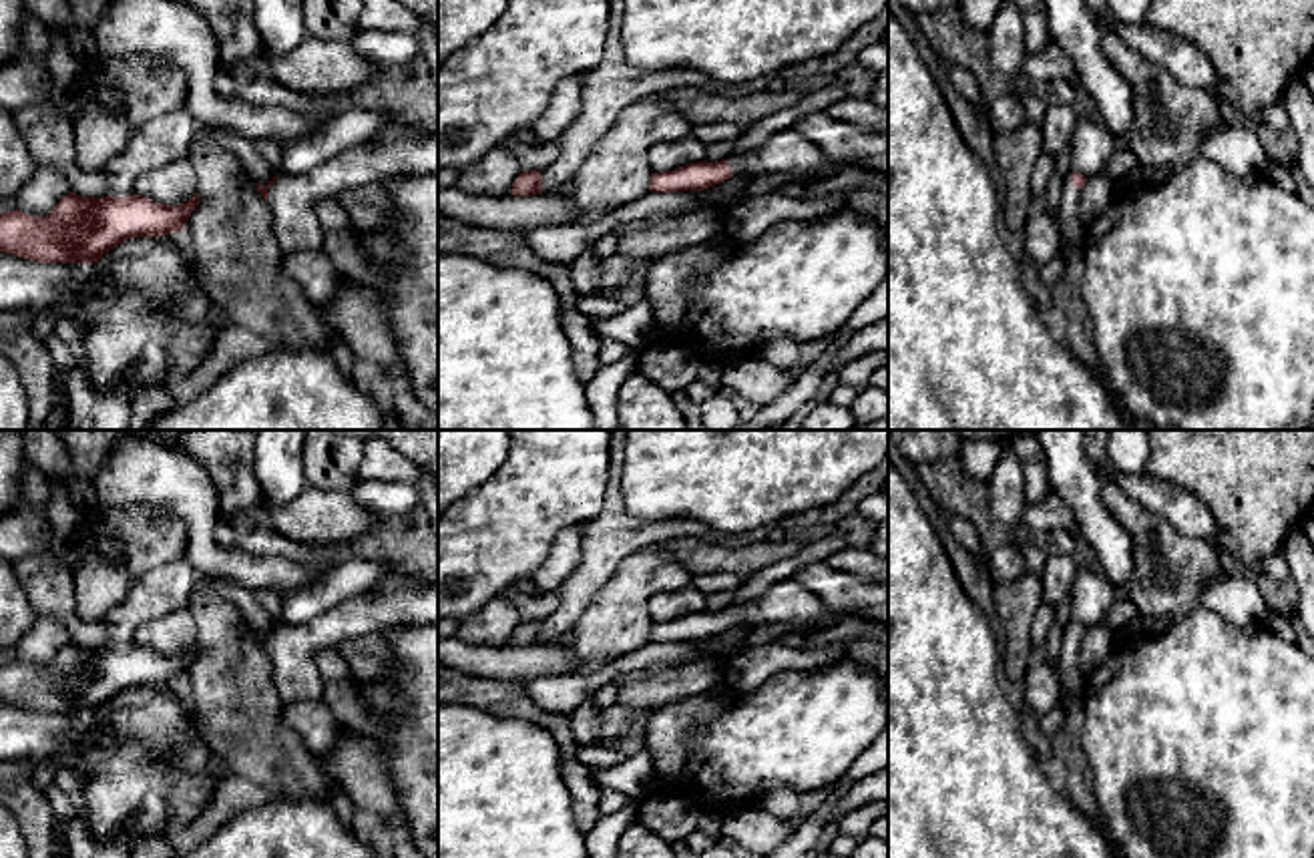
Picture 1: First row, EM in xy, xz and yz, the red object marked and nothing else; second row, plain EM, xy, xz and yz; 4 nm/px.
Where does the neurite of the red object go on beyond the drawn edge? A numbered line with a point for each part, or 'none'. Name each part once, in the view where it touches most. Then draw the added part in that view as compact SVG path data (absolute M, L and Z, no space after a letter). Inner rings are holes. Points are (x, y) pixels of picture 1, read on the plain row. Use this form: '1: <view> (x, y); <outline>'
1: xy (292, 650); M438 585L396 593L360 593L348 597L305 625L277 625L267 639L273 683L281 703L321 701L323 681L315 667L321 649L400 625L438 623Z

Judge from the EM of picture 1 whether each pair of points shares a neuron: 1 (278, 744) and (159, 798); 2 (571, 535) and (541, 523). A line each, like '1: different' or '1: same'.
1: different
2: different

